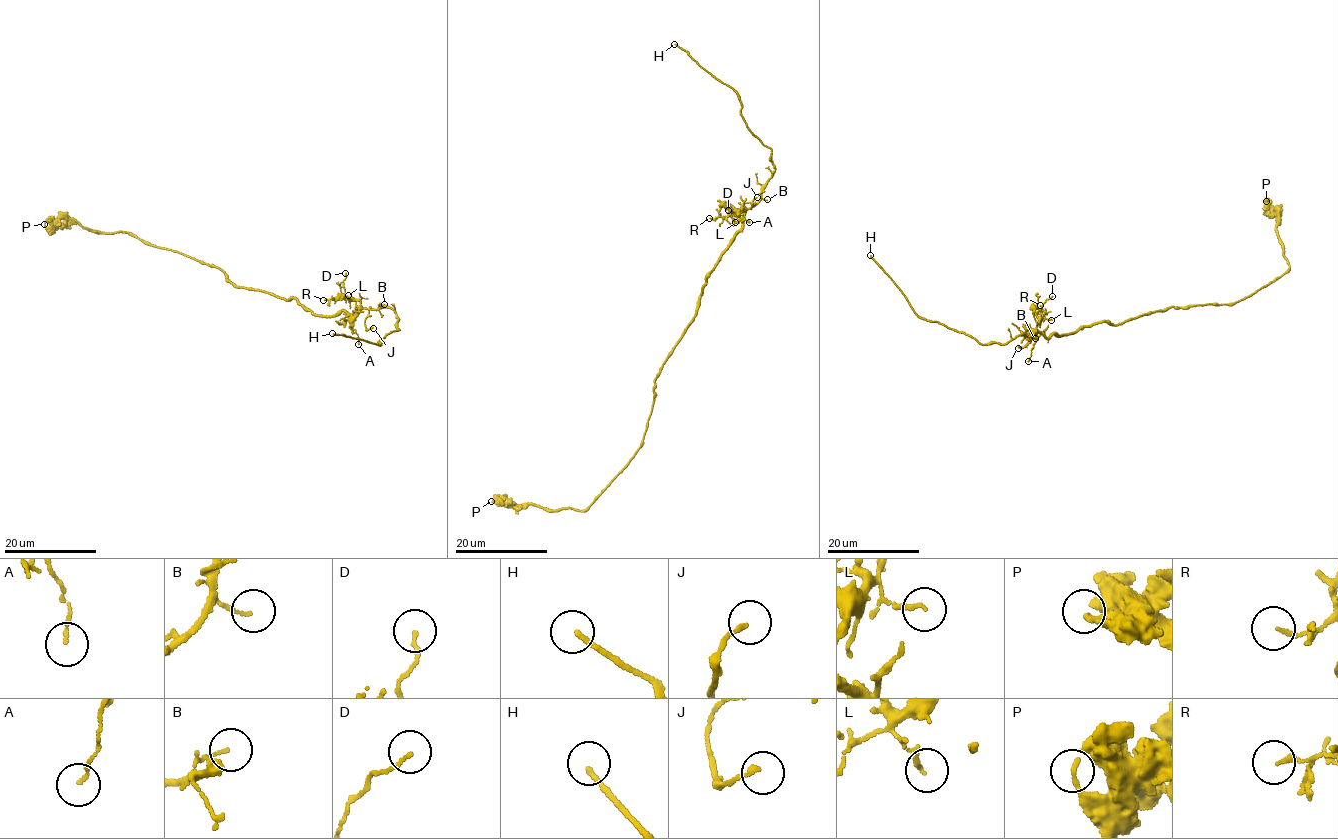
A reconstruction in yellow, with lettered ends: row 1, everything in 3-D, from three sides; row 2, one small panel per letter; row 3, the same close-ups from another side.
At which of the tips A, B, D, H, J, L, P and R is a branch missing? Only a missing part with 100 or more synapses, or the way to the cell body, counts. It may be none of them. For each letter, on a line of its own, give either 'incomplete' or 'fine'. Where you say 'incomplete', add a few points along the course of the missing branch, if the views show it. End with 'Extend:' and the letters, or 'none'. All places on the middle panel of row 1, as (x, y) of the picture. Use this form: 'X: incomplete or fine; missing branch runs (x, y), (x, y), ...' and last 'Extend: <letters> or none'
A: fine
B: fine
D: fine
H: incomplete
J: fine
L: fine
P: fine
R: fine
Extend: H

